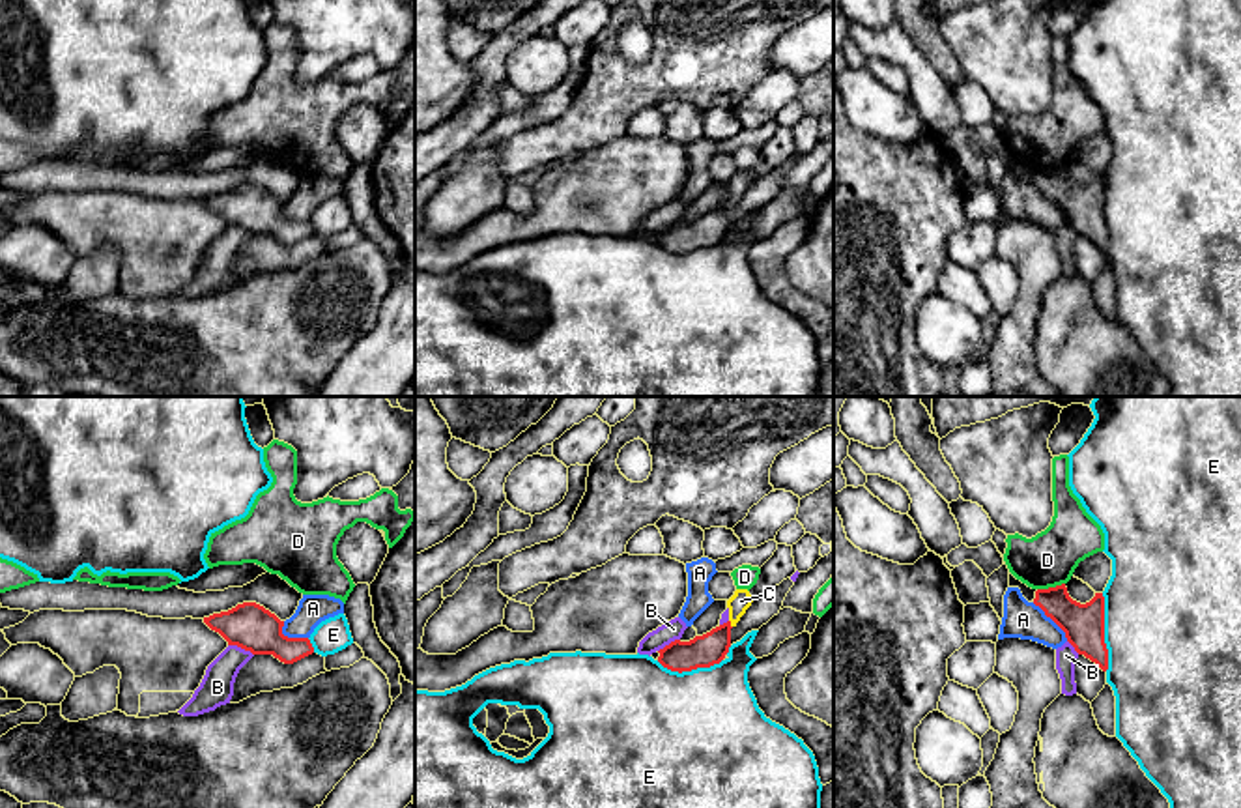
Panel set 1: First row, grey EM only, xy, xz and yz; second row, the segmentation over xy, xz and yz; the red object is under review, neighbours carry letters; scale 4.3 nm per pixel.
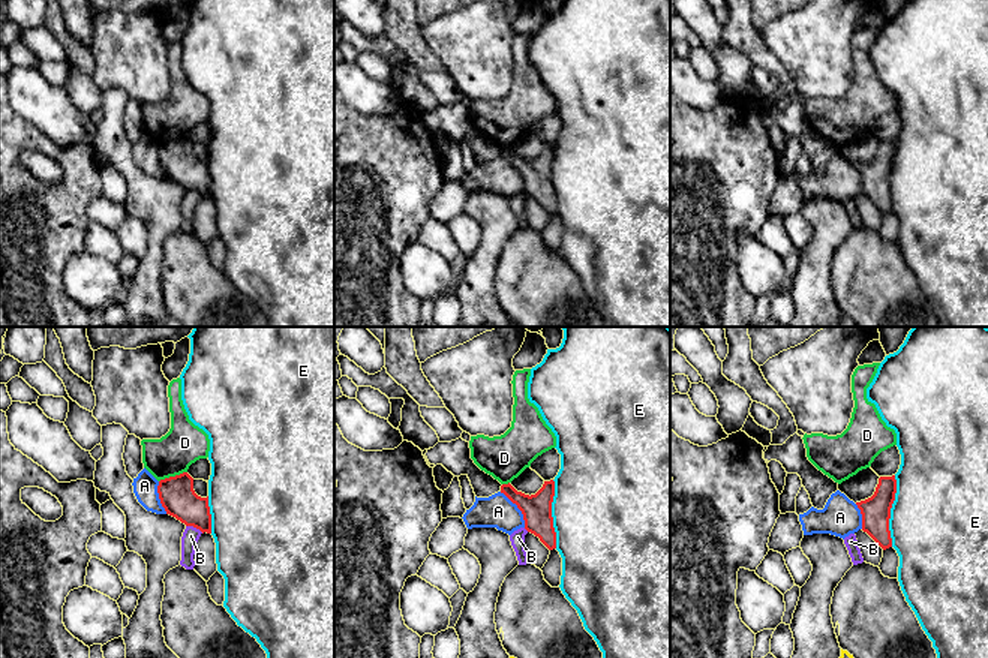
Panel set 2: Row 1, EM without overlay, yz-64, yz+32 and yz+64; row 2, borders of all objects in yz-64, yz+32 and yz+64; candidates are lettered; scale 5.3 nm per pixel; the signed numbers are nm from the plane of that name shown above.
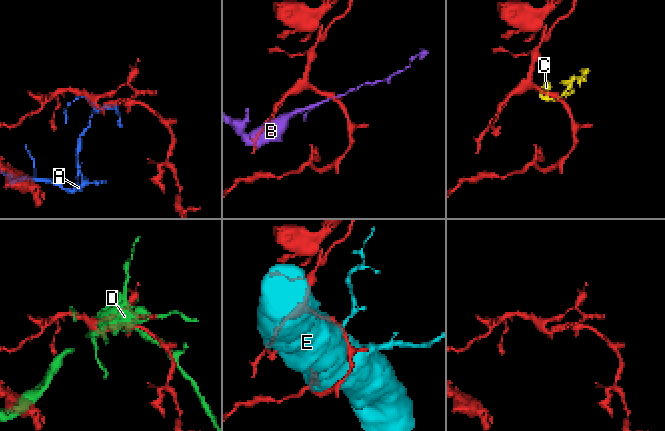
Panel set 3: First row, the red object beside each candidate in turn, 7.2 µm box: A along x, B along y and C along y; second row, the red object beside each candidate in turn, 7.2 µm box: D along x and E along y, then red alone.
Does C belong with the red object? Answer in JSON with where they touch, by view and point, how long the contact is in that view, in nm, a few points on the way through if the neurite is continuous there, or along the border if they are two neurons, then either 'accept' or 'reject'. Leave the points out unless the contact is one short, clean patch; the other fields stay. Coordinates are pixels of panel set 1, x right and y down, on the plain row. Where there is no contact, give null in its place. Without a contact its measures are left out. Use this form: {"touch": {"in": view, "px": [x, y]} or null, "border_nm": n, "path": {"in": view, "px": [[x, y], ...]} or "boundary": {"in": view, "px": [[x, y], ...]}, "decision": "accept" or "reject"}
{"touch": {"in": "xz", "px": [729, 204]}, "border_nm": 40, "path": {"in": "xz", "px": [[703, 232], [729, 204], [741, 182]]}, "decision": "accept"}

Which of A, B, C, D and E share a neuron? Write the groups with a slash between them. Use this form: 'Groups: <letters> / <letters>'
Groups: A / B / C / D / E

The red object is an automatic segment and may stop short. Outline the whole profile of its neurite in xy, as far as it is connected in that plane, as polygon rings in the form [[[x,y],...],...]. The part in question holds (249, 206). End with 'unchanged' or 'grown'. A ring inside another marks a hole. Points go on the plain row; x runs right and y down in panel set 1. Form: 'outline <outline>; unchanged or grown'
outline [[[256,183],[204,198],[204,204],[219,213],[228,226],[237,226],[252,236],[273,236],[284,245],[293,245],[314,234],[308,219],[282,215],[284,202]]]; unchanged

